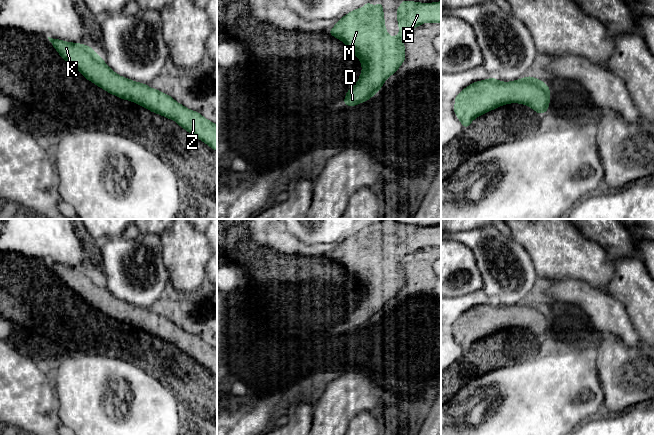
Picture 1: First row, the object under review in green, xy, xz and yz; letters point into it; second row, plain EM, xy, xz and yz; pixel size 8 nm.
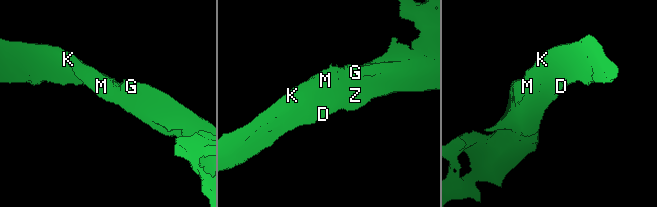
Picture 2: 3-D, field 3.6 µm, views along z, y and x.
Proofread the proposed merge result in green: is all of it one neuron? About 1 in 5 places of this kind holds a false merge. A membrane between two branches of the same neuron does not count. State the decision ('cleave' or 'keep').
keep

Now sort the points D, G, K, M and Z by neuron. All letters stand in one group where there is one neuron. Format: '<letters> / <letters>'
D G K M Z

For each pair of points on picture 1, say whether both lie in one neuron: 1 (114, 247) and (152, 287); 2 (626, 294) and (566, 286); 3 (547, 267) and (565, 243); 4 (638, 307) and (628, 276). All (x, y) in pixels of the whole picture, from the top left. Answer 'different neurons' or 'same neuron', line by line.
1: same neuron
2: different neurons
3: same neuron
4: same neuron

